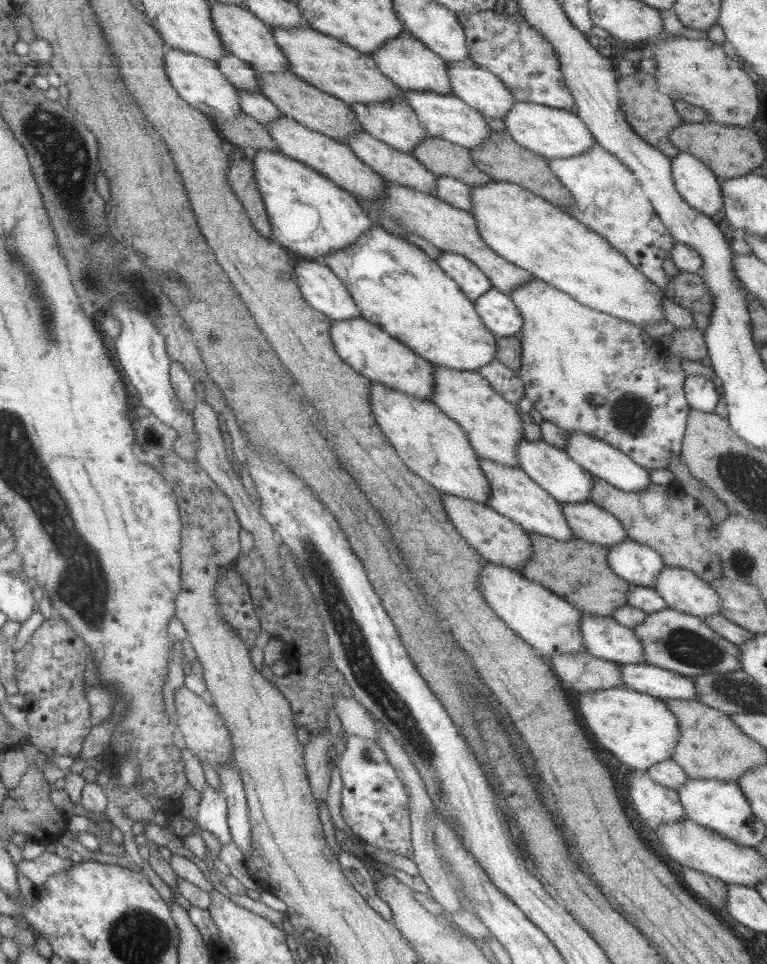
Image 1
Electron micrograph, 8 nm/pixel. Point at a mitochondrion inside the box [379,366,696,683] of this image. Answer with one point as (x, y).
(630, 414)

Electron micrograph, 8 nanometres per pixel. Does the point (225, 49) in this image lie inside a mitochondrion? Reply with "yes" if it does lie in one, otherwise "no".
no

